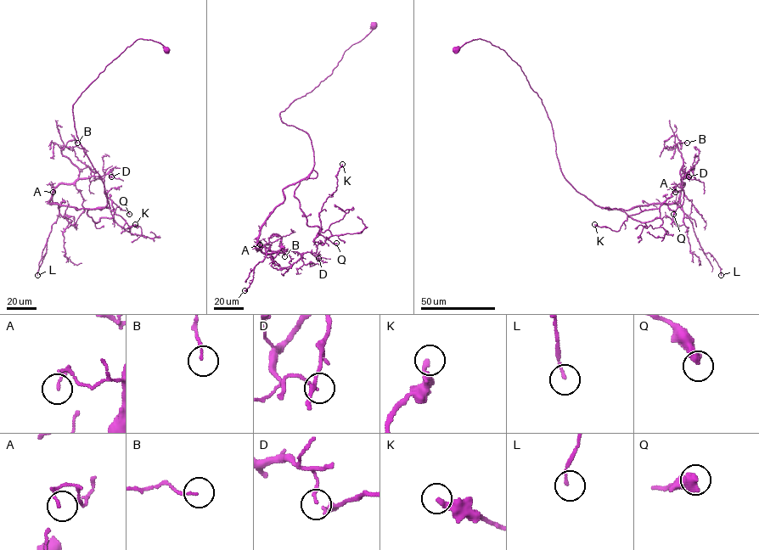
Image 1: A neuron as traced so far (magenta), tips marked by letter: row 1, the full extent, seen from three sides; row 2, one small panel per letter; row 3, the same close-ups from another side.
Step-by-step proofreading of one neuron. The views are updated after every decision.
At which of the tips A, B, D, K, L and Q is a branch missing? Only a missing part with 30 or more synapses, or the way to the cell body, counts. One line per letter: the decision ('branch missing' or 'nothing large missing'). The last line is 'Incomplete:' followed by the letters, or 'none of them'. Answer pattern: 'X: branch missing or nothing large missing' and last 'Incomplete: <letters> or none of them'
A: nothing large missing
B: nothing large missing
D: nothing large missing
K: nothing large missing
L: nothing large missing
Q: nothing large missing
Incomplete: none of them

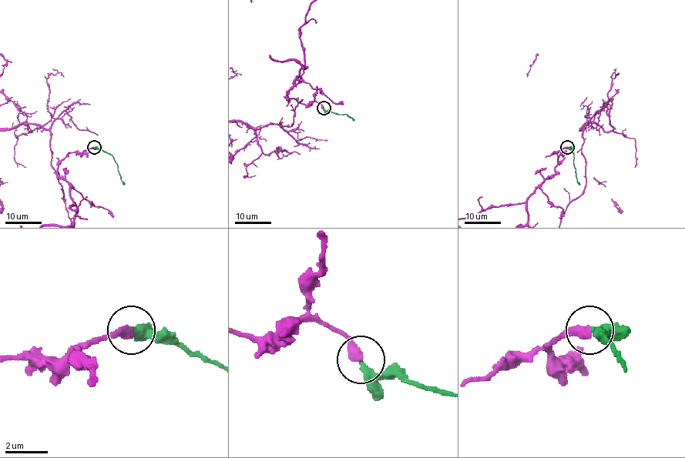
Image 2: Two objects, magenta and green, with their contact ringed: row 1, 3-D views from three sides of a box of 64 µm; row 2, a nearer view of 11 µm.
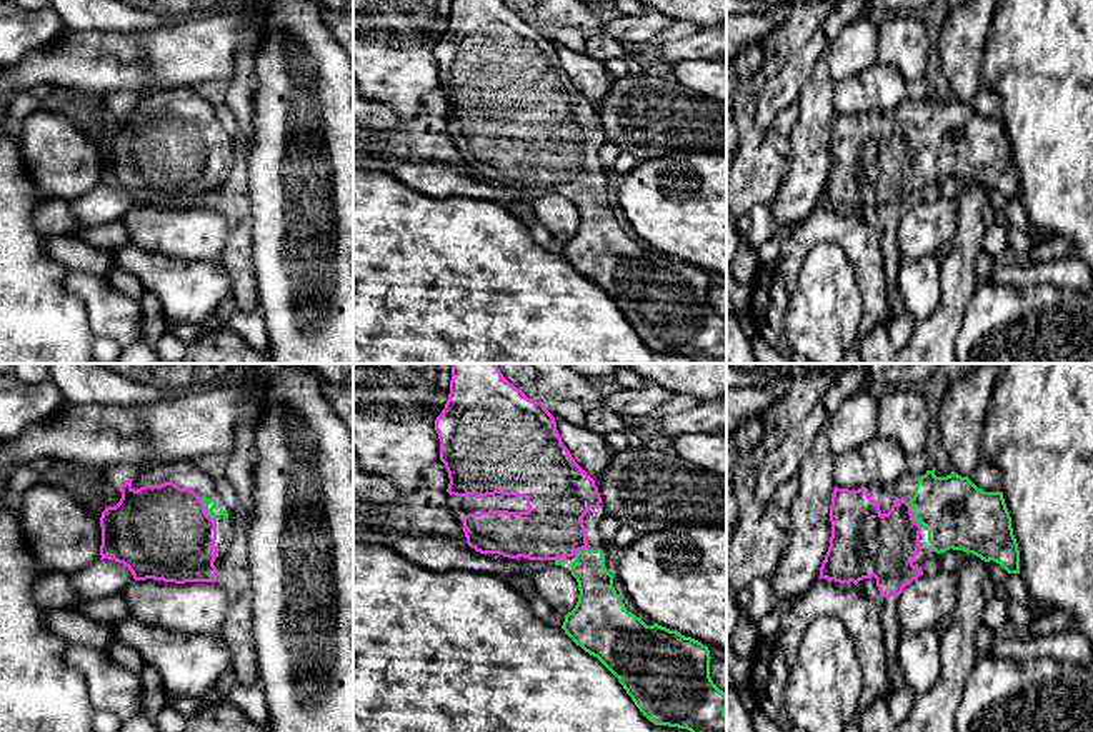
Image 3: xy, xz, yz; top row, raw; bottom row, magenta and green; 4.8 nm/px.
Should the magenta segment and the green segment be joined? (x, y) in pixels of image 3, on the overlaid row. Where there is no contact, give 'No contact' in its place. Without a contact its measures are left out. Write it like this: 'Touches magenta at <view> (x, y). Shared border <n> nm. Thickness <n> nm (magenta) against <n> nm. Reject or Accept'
Touches magenta at yz (912, 516). Shared border 140 nm. Thickness 320 nm (magenta) against 320 nm. Accept

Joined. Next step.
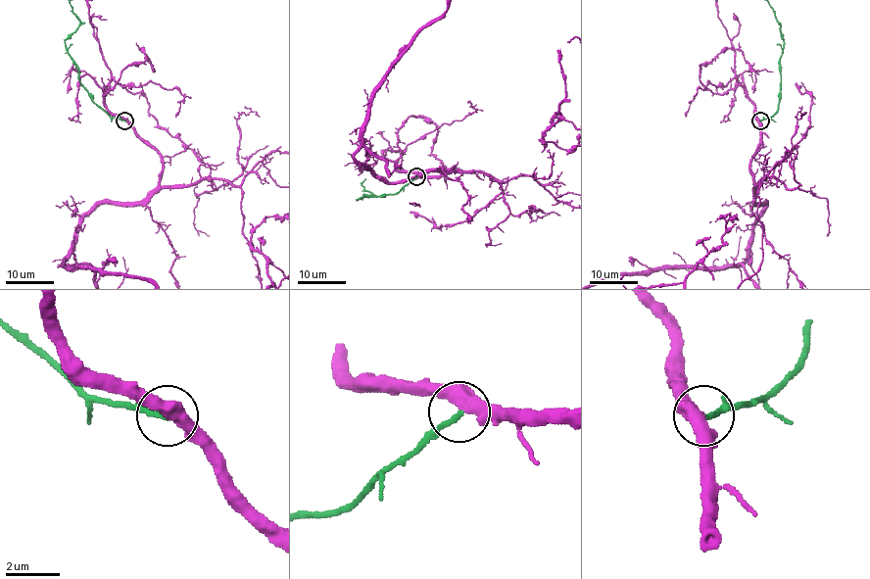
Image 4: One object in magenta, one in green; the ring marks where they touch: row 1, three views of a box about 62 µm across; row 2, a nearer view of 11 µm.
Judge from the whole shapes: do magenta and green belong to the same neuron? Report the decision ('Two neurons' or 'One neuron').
Two neurons

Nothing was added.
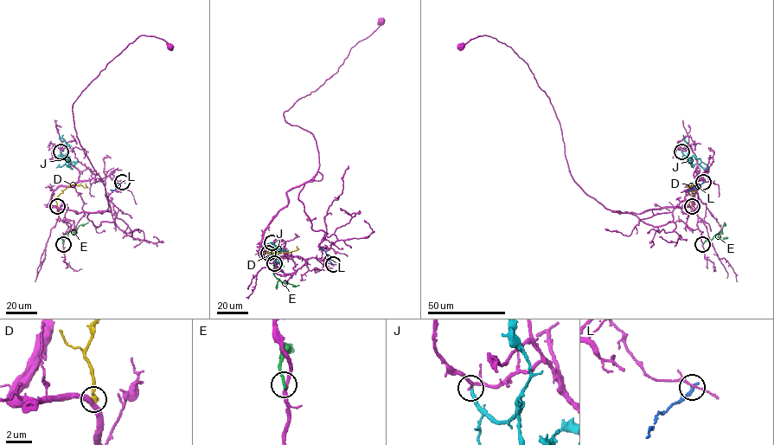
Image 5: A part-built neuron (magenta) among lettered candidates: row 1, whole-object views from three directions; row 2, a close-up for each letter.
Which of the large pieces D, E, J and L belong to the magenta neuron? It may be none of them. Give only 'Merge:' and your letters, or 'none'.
Merge: none

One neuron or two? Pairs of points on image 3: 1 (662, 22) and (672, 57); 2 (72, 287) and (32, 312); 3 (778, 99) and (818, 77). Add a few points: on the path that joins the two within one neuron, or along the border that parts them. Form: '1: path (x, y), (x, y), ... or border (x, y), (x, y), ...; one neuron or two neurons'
1: border (658, 40), (652, 47); two neurons
2: border (67, 272), (64, 289), (82, 302), (87, 324); two neurons
3: border (823, 54), (795, 100); two neurons

